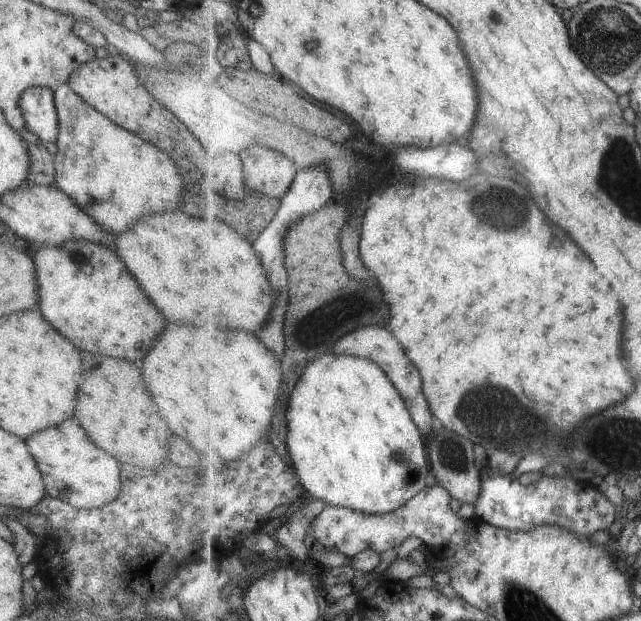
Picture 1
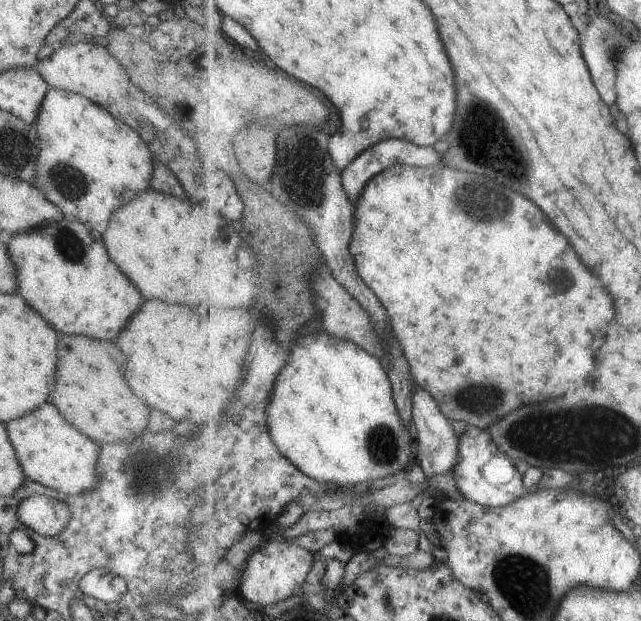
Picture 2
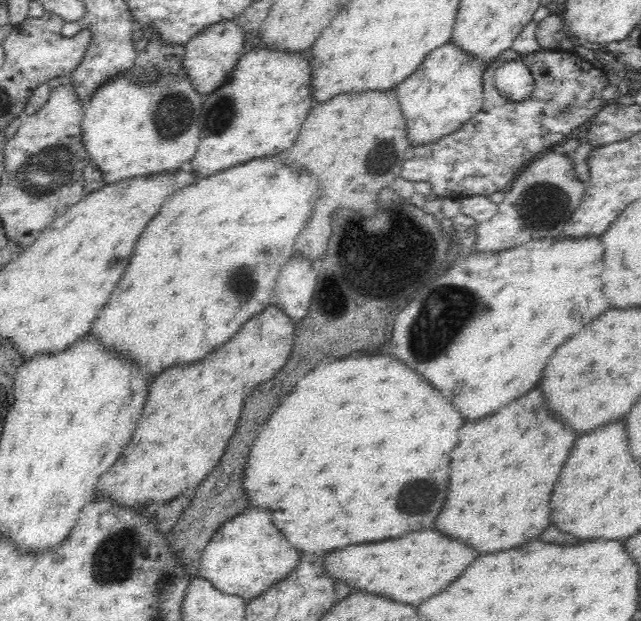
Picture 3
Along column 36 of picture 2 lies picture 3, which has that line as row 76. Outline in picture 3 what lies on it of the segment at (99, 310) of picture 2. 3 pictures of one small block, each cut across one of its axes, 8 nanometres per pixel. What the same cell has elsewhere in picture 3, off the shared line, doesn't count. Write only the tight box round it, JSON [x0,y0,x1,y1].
[187,46,312,178]

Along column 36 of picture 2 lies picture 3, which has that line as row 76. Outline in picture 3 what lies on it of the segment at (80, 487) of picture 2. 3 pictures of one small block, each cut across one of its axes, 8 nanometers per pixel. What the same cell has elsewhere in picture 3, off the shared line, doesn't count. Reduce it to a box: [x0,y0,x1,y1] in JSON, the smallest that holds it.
[396,39,485,145]

